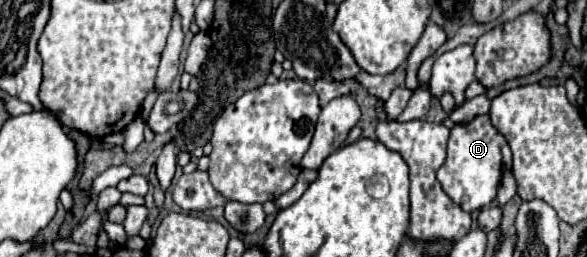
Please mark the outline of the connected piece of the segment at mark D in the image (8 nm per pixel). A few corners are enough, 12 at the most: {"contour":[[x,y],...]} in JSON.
{"contour":[[489,116],[451,130],[437,170],[465,212],[487,208],[505,138]]}

